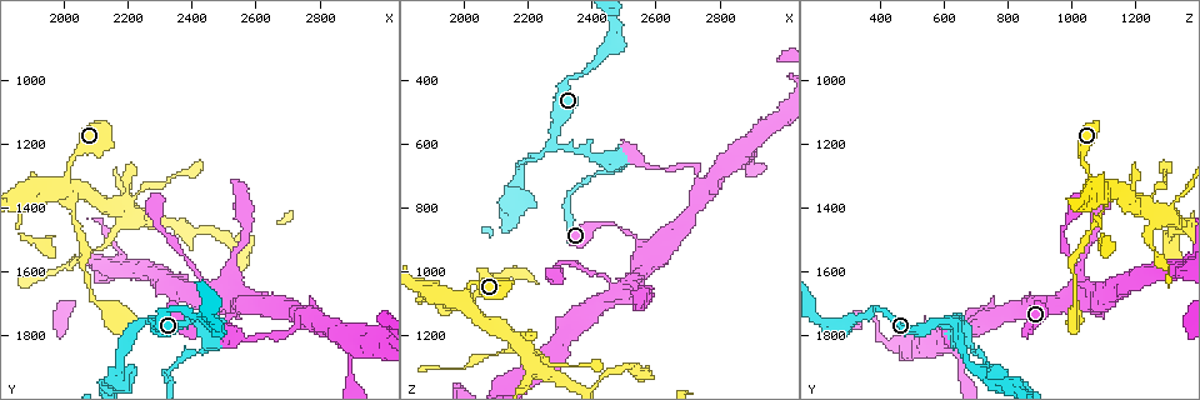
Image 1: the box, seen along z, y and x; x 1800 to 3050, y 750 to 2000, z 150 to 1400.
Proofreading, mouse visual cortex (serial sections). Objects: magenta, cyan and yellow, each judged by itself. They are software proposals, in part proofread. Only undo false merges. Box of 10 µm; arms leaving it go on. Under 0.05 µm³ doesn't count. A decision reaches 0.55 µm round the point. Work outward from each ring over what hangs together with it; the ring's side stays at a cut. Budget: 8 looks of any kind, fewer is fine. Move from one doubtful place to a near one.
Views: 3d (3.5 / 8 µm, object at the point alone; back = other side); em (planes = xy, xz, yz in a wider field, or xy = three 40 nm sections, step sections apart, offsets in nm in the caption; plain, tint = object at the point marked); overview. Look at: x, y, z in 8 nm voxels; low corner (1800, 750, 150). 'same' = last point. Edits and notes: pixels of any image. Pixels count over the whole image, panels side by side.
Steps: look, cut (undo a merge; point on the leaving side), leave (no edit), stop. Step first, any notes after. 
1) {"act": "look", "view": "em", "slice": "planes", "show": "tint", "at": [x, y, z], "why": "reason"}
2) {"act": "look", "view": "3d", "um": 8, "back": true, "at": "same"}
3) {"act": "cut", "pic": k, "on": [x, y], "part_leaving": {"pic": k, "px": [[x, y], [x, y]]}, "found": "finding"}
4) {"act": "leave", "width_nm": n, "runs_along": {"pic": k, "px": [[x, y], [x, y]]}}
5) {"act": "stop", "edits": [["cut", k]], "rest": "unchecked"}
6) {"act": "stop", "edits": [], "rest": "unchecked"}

{"act": "look", "view": "3d", "um": 3.5, "at": [2280, 1760, 600], "why": "three-way junction"}

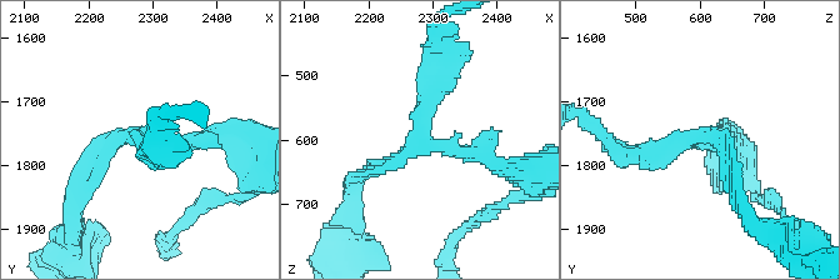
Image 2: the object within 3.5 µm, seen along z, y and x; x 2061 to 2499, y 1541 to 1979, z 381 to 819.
{"act": "look", "view": "em", "slice": "xy", "step": 2, "show": "tint", "at": [2285, 1755, 595]}

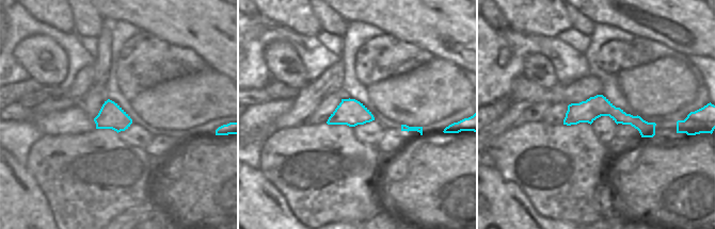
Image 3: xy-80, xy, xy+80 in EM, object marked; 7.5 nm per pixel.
{"act": "look", "view": "em", "slice": "xy", "step": 1, "show": "tint", "at": "same", "why": "cut it another way"}

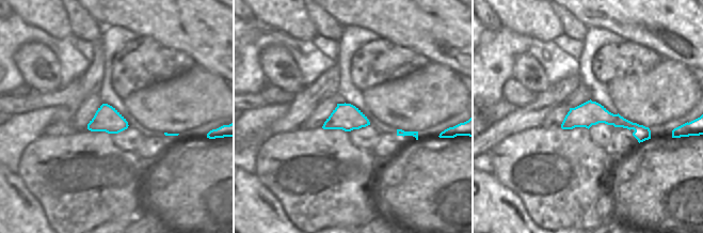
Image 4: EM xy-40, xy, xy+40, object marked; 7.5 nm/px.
{"act": "leave", "arm_widths_nm": [150, 200, 300], "runs_along": {"pic": 2, "px": [[444, 68], [421, 138], [368, 166]]}, "found": "continuous, no second cell"}

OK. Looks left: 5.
{"act": "look", "view": "3d", "um": 8, "at": [2000, 1330, 1090], "why": "narrows sharply"}

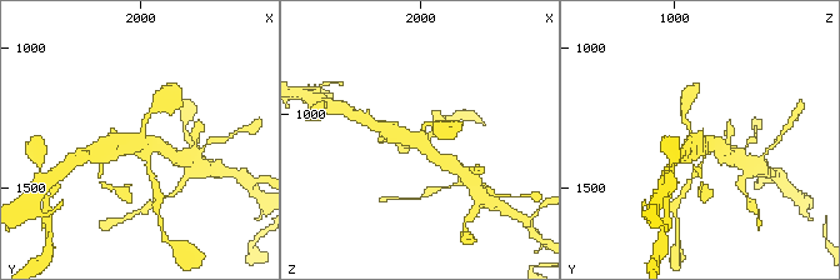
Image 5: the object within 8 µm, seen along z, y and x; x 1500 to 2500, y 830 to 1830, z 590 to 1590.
{"act": "look", "view": "3d", "um": 3.5, "back": true, "at": "same"}

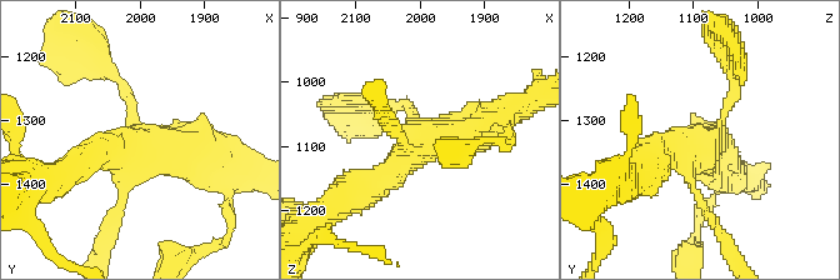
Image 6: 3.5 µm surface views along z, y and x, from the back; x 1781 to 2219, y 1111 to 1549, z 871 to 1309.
{"act": "leave", "found": "continuous, no second cell"}

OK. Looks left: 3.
{"act": "look", "view": "3d", "um": 8, "at": [2090, 1540, 1260], "why": "a narrow waist"}

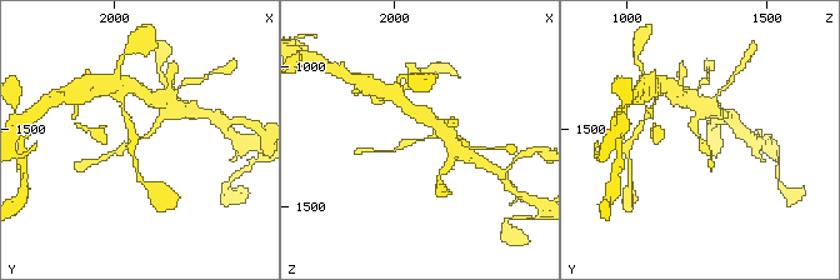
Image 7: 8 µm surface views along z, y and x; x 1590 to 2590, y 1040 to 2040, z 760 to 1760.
{"act": "look", "view": "3d", "um": 3.5, "at": "same"}

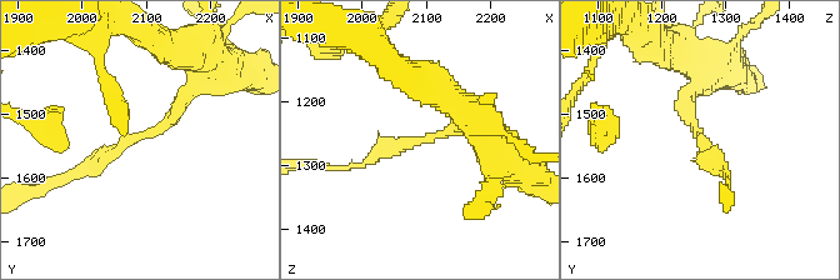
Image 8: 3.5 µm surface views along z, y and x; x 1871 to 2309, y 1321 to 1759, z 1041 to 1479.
{"act": "look", "view": "em", "slice": "xy", "step": 5, "show": "tint", "at": [2095, 1540, 1260], "why": "need the tissue"}

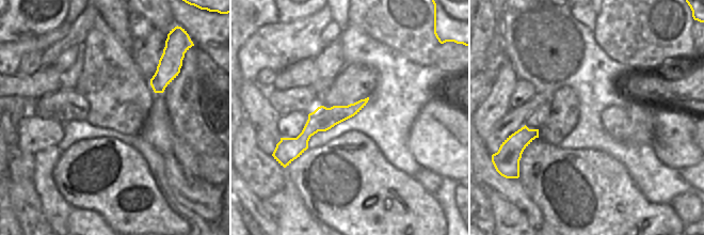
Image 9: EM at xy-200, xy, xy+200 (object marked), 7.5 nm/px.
{"act": "leave", "runs_along": {"pic": 8, "px": [[198, 85], [159, 128], [71, 170]]}, "found": "all the same cell"}

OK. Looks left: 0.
{"act": "stop", "edits": [], "rest": "unchecked"}

